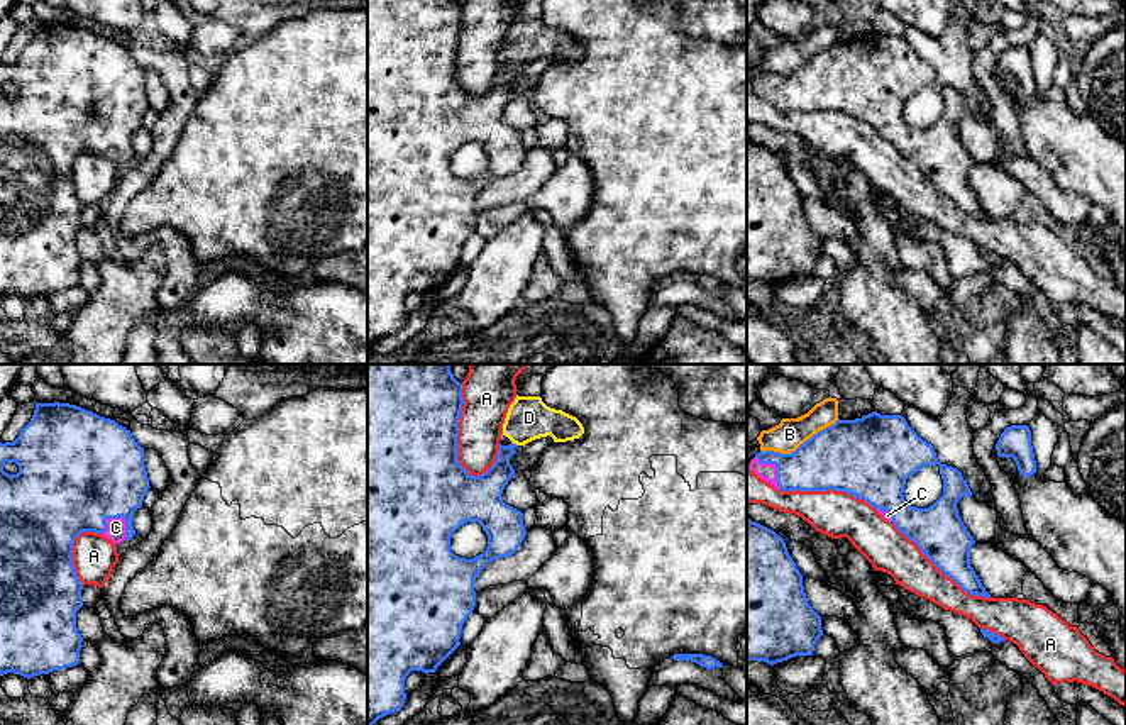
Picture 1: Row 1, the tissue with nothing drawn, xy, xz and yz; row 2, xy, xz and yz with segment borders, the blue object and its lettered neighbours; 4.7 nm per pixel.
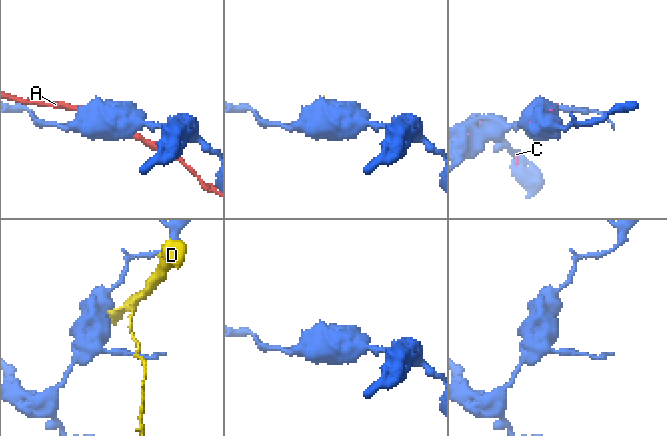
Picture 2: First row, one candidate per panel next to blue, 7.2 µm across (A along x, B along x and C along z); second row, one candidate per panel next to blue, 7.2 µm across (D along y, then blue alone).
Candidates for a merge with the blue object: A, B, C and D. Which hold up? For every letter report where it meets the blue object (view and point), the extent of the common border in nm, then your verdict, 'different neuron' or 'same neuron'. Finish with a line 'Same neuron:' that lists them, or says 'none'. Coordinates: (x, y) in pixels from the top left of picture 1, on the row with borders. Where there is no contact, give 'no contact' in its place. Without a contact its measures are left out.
A: contact xz (458, 434); length 460 nm; different neuron
B: contact yz (801, 444); length 400 nm; different neuron
C: contact xy (126, 522); length 140 nm; same neuron
D: contact xz (515, 444); length 40 nm; different neuron
Same neuron: C

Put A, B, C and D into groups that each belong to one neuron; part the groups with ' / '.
A / B / C / D

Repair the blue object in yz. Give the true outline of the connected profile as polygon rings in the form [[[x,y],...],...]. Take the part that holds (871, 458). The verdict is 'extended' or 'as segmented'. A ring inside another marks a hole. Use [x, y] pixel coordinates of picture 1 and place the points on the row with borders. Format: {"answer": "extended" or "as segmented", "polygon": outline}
{"answer": "extended", "polygon": [[[872,412],[855,420],[836,420],[820,430],[791,454],[774,451],[757,452],[750,469],[781,491],[845,491],[872,505],[886,520],[914,542],[919,551],[963,591],[991,598],[970,566],[974,537],[963,525],[957,503],[972,491],[957,468],[941,464],[931,444],[923,440],[902,415]],[[926,466],[940,466],[943,495],[928,508],[911,506],[904,500],[904,484],[909,476]]]}

